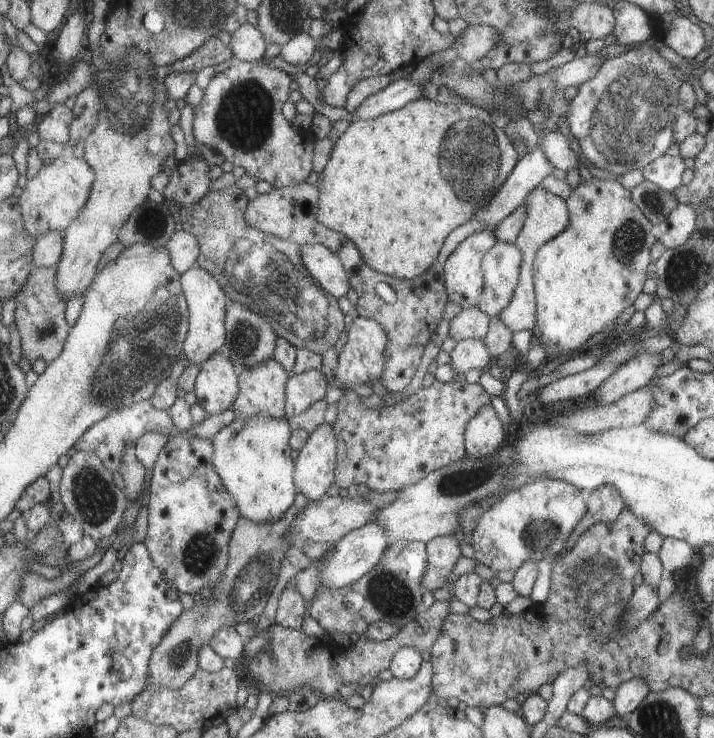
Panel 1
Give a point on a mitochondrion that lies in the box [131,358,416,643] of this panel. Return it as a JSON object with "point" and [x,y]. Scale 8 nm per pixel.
{"point":[258,572]}

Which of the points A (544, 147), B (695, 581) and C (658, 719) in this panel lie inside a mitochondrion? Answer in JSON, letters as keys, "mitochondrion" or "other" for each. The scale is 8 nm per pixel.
{"A":"other","B":"mitochondrion","C":"mitochondrion"}

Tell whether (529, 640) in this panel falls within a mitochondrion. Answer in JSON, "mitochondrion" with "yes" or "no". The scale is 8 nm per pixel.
{"mitochondrion":"no"}

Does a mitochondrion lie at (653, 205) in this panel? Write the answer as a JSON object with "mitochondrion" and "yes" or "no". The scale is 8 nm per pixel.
{"mitochondrion":"yes"}

